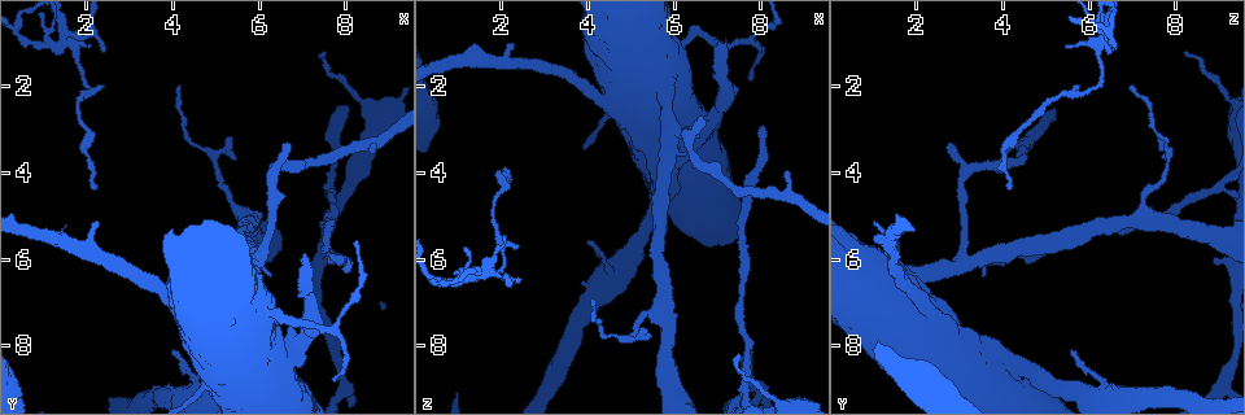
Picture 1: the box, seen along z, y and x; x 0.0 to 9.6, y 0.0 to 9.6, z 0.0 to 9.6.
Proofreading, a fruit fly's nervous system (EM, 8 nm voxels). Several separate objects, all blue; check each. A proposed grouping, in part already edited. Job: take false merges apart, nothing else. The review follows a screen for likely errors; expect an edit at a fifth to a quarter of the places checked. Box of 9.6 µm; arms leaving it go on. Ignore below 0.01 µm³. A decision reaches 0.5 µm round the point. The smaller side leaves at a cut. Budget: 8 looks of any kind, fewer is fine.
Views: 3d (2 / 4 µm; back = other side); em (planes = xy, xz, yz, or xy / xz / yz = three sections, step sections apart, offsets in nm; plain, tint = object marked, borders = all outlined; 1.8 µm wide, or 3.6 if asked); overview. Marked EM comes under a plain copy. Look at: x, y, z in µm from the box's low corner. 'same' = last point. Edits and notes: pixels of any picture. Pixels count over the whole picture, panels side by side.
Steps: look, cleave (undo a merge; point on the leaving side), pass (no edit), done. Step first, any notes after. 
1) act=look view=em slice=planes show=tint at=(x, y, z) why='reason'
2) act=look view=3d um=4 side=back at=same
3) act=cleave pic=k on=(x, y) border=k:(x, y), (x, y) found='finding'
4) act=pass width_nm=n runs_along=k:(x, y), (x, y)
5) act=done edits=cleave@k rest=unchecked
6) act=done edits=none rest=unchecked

act=look view=em slice=yz step=8 show=tint at=(7.55, 4.40, 9.05) why='a narrow waist'

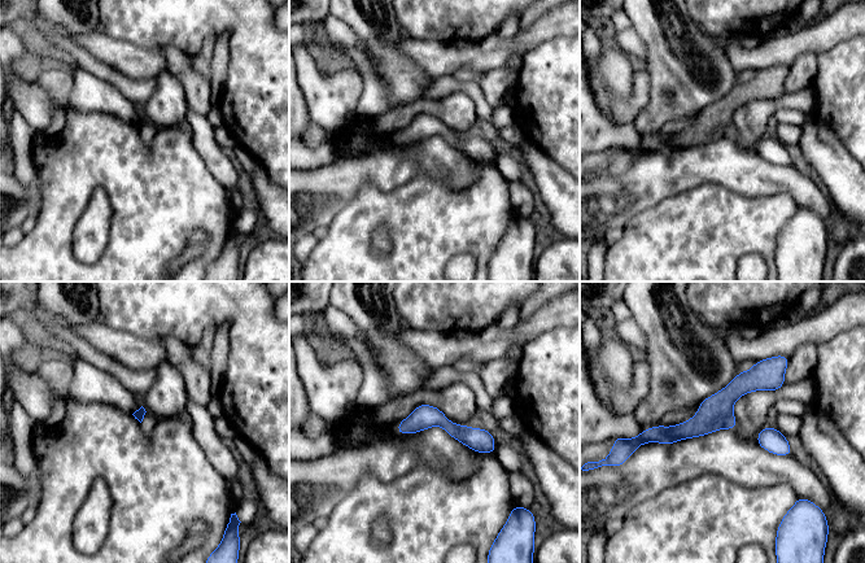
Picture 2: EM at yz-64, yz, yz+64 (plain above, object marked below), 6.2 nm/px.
act=look view=em slice=planes show=tint at=same why='another direction'

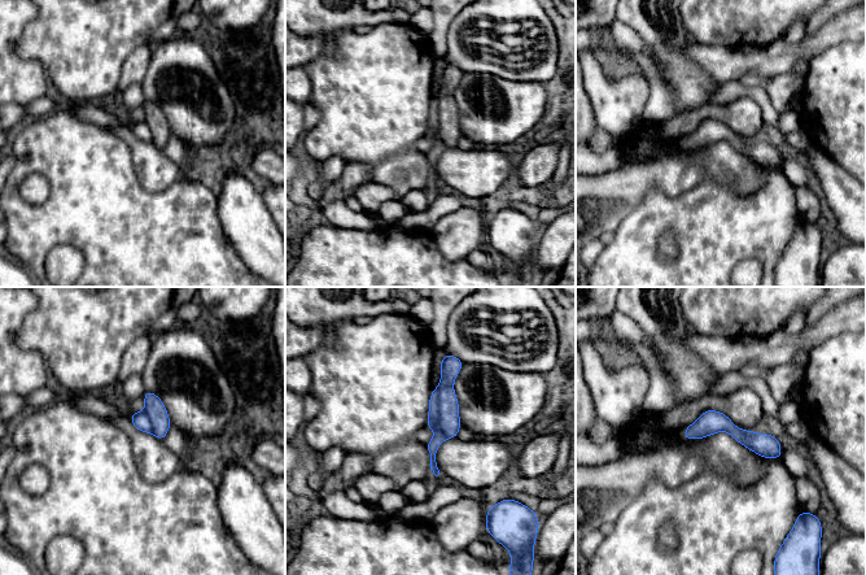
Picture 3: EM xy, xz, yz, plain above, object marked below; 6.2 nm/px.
act=cleave pic=3 on=(449, 422) width_nm=160 part_leaving=3:(449, 357), (447, 406), (453, 435) found='a second neuron is stuck on'

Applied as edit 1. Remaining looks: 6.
act=look view=em slice=planes show=tint at=(7.10, 6.45, 1.30)

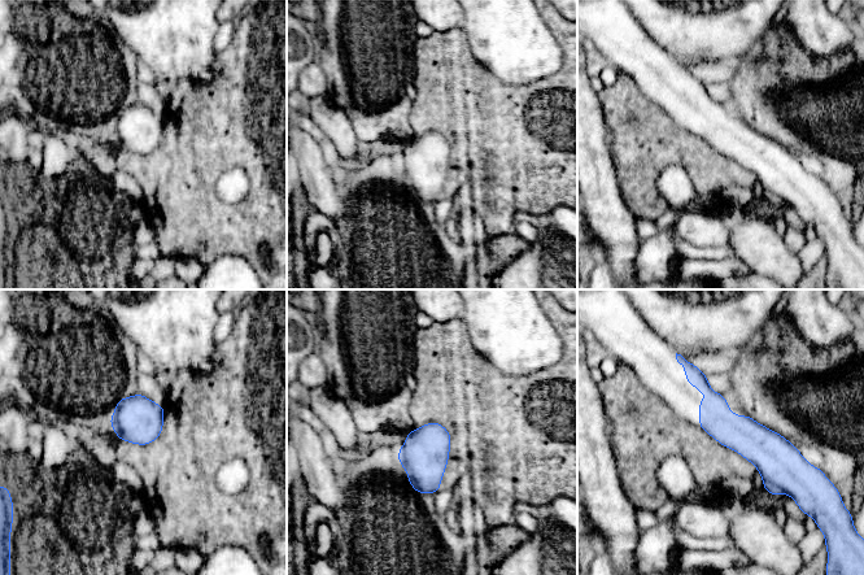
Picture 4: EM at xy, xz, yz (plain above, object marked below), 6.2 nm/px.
act=pass runs_along=4:(686, 367), (744, 435), (795, 462) found='one neuron here'

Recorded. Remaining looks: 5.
act=look view=em um=3.6 slice=planes show=borders at=(6.55, 8.15, 2.95) why='thick turns thin'

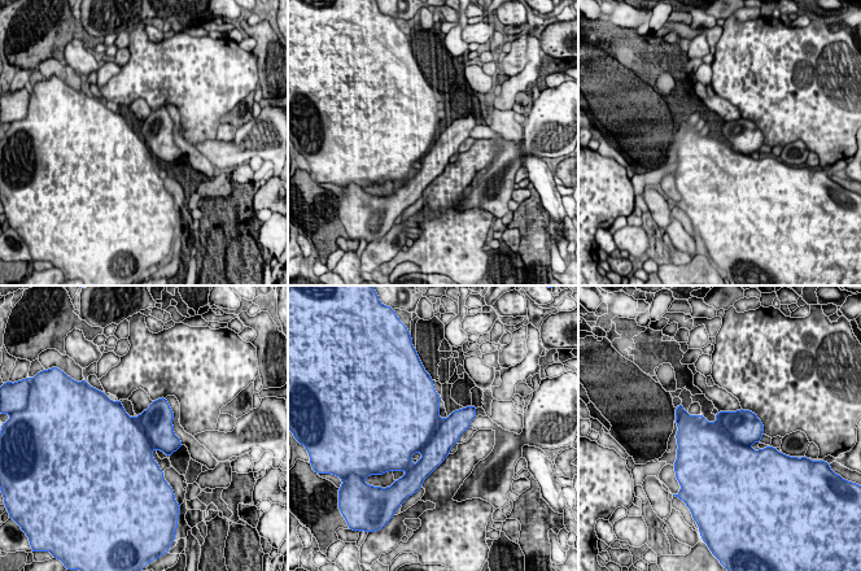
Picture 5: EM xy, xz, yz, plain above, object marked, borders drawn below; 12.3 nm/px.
act=cleave pic=5 on=(742, 423) border=5:(716, 425), (731, 436), (755, 441) found='two neurons meet here'

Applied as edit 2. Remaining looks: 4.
act=done edits=cleave@3,cleave@5 rest=unchecked

